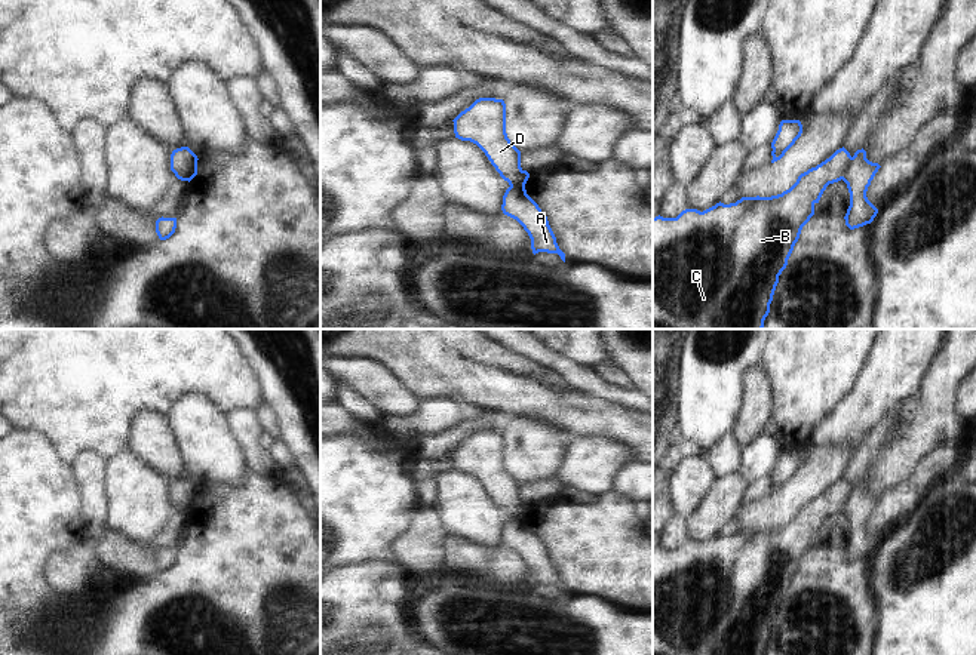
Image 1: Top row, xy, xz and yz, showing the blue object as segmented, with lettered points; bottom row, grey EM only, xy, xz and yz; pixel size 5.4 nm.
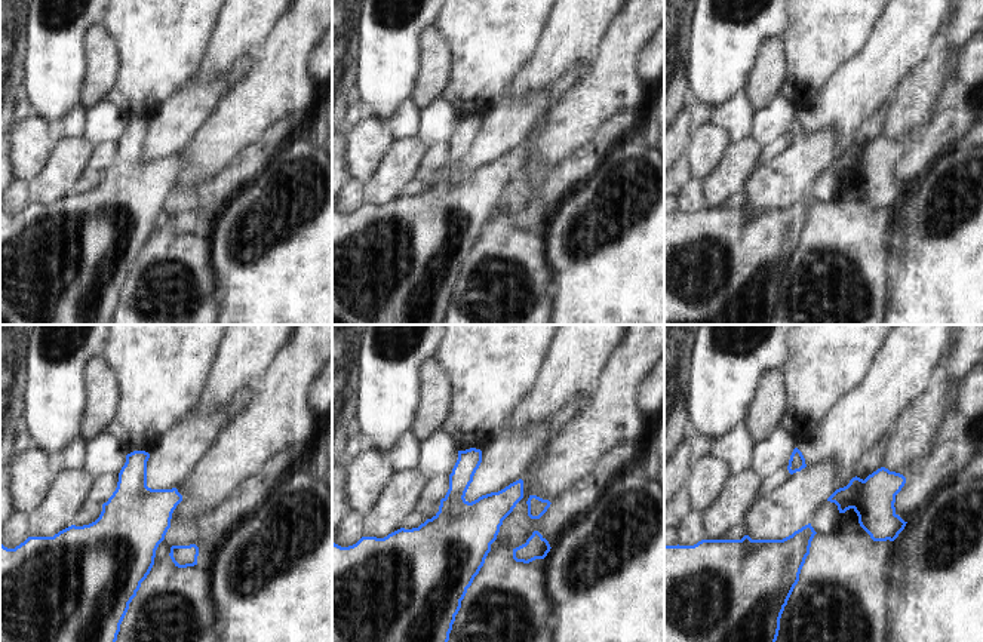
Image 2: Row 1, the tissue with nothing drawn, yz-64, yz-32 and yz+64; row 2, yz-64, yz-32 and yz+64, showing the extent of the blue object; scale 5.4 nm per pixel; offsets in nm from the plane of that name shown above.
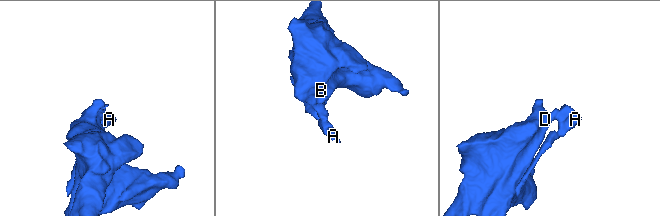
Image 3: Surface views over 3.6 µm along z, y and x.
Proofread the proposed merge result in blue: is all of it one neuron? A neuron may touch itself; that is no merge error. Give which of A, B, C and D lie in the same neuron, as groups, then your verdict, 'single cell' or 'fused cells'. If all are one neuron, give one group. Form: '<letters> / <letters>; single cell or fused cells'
A / B C D; fused cells

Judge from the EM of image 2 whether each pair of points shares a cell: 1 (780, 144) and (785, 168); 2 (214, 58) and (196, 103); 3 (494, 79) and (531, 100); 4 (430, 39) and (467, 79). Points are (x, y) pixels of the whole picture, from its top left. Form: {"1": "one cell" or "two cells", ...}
{"1": "two cells", "2": "two cells", "3": "two cells", "4": "two cells"}

